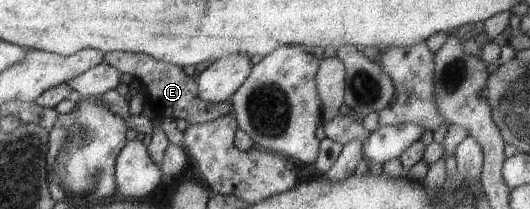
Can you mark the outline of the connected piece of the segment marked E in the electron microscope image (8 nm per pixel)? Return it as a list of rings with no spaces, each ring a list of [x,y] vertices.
[[[125,51],[106,52],[103,63],[115,67],[121,74],[131,74],[135,79],[141,81],[146,86],[148,101],[154,110],[159,113],[158,117],[172,117],[176,121],[184,119],[191,126],[214,121],[221,115],[235,116],[231,98],[220,103],[205,103],[197,95],[195,77],[186,75],[179,65],[154,59],[149,55],[143,55],[143,53],[125,53]]]

